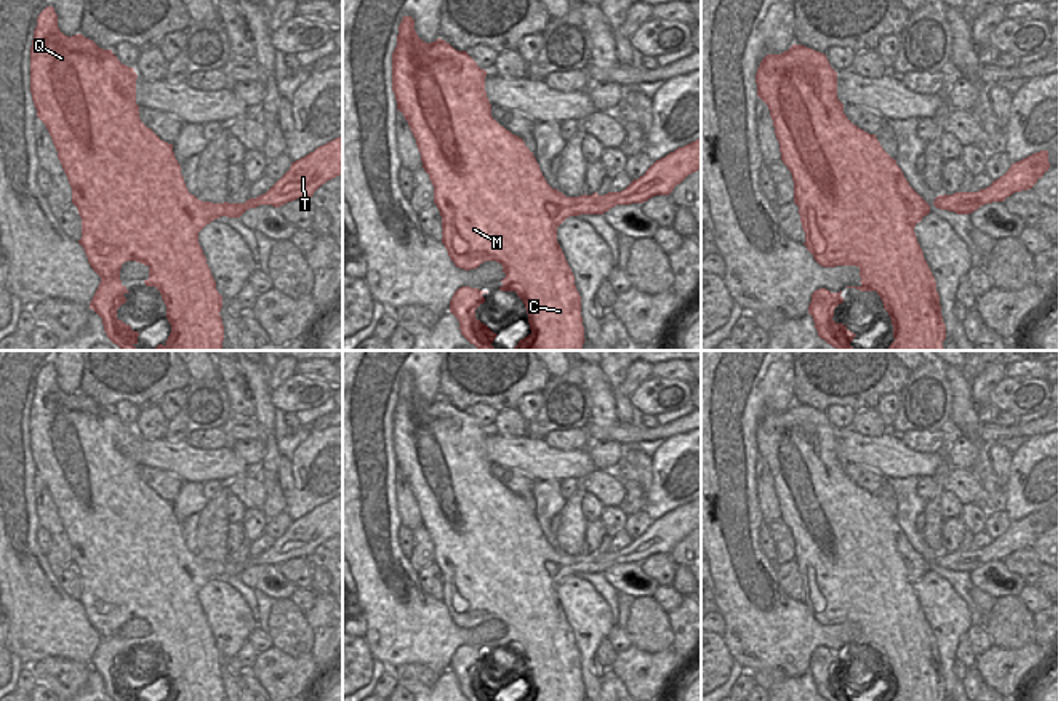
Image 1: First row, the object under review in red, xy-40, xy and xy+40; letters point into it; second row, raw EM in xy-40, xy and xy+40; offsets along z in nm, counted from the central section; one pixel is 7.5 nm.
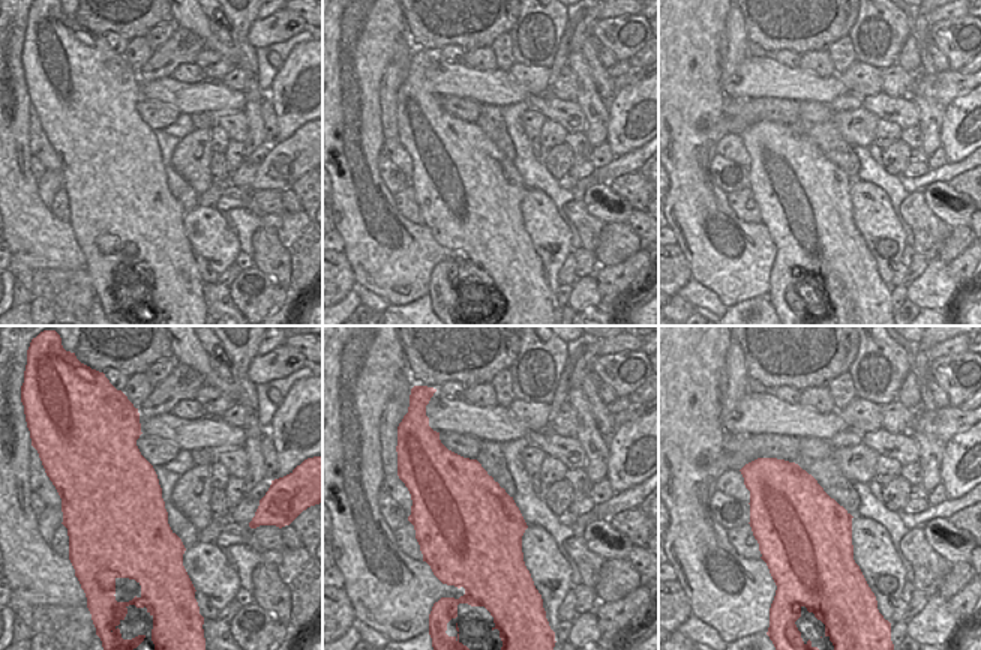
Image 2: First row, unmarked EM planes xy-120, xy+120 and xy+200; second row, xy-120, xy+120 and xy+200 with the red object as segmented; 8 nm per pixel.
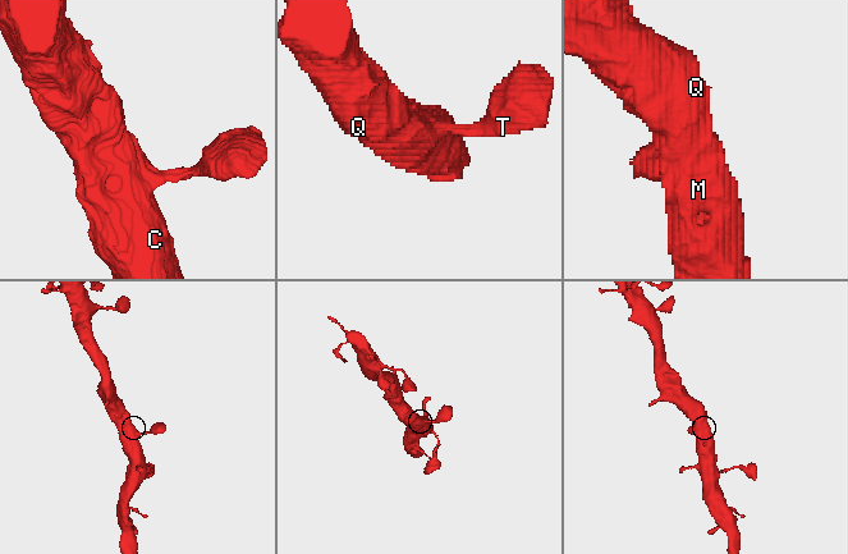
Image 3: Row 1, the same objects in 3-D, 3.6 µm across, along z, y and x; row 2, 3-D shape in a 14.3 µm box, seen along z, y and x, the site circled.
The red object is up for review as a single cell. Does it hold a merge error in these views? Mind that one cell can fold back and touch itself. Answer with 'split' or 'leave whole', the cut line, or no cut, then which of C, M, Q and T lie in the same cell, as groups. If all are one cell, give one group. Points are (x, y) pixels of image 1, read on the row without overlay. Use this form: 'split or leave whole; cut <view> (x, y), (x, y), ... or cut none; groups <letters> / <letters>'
leave whole; cut none; groups C M Q T

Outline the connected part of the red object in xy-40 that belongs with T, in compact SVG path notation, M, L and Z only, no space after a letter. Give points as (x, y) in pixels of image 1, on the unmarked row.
M46 365L38 373L30 405L30 451L37 475L45 482L72 546L72 562L82 576L78 602L83 605L90 624L101 635L90 667L102 677L104 690L112 701L138 701L139 691L117 677L117 667L126 661L123 653L130 651L122 643L120 627L123 621L136 619L149 626L149 637L144 642L155 645L166 664L166 677L171 683L166 701L222 701L224 683L219 674L222 655L216 648L216 640L198 602L198 591L221 575L240 576L246 568L259 563L279 567L296 557L309 559L322 543L343 533L343 495L293 520L290 528L256 557L245 562L202 560L187 549L173 503L162 499L141 480L136 463L136 437L134 427L122 423L112 408L99 407L82 392L64 394L58 386L58 373L53 365Z

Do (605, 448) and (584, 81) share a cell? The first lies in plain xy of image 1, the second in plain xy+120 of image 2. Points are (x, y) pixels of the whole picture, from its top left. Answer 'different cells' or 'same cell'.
different cells

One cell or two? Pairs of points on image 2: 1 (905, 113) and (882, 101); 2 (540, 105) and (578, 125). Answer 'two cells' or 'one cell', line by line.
1: one cell
2: one cell

